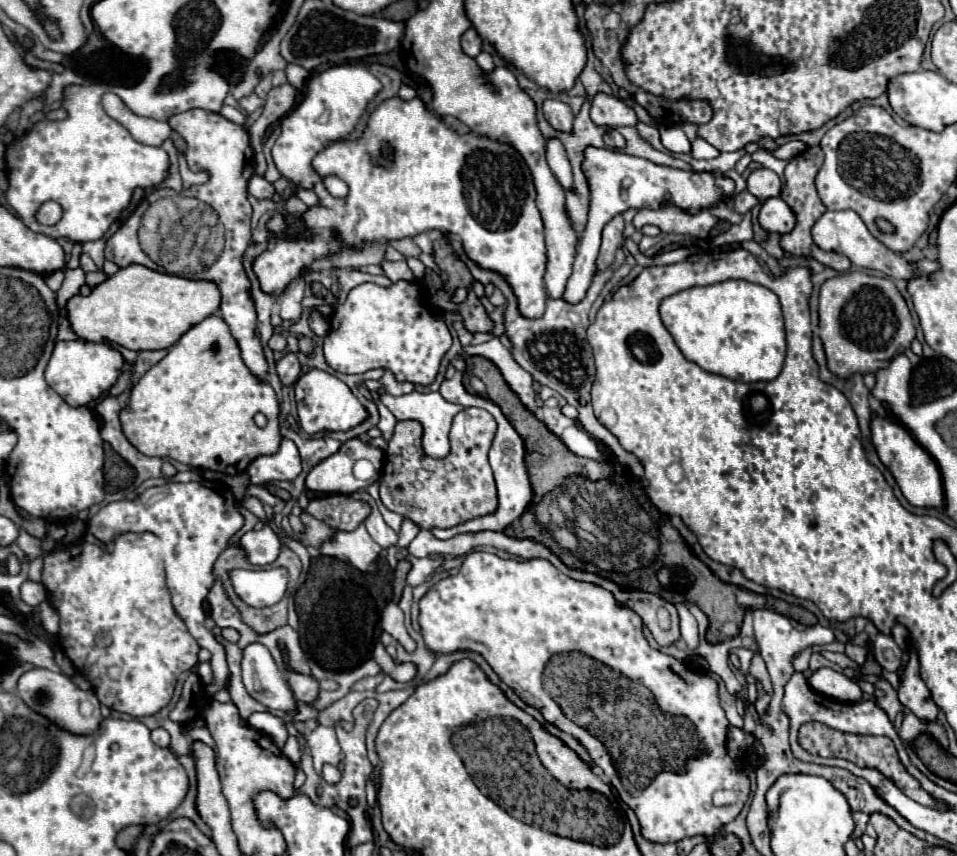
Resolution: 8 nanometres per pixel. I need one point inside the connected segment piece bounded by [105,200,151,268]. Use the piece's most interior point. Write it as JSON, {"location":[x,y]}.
{"location":[123,248]}

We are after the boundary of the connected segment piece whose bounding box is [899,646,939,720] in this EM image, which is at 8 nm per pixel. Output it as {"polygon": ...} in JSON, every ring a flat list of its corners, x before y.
{"polygon":[[915,646,909,648,909,662,899,680,899,700,905,708,915,712,921,720,935,720,937,718,937,704,931,698,929,688,923,684,919,676,919,658]]}

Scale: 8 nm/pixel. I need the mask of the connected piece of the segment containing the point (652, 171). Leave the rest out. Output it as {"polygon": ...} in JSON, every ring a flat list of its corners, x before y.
{"polygon":[[587,148,585,150,585,162,583,162,583,172,589,180,591,188,591,206,589,206,589,222,587,230,581,238,575,264,573,264,573,274,567,282,563,298,567,302,579,302,583,300,591,276,595,272,595,260,599,254,601,246,601,232,605,224,617,216,623,214,629,208,663,208,663,206,675,206,687,214,699,214,701,210,713,208,725,198,733,196,735,192,735,182,723,174,717,172,693,172,693,170,677,170,671,166,659,166,643,158,627,156,623,152,613,152,607,148]]}

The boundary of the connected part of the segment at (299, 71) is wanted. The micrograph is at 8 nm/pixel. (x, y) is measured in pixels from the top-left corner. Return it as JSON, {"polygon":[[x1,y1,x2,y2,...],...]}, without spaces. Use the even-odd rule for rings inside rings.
{"polygon":[[287,64,285,74,287,74,287,82,289,82,293,88,297,88,297,90,301,90,301,88,305,86,307,78,309,78,309,72,307,72,305,68,297,66,297,64]]}

